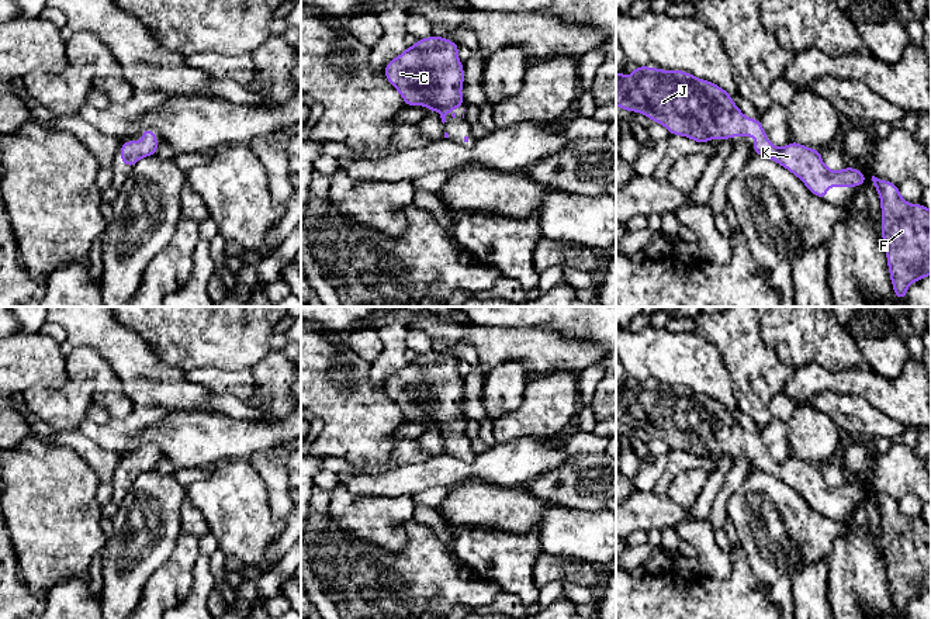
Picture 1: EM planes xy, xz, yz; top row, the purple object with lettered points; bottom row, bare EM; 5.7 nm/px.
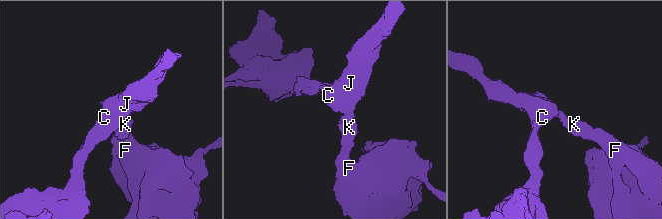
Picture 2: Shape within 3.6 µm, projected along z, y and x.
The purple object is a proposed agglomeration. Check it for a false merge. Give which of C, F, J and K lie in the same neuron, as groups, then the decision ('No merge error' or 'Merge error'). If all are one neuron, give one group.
Groups: C F J K. No merge error

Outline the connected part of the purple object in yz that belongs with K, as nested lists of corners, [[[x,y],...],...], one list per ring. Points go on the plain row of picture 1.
[[[634,381],[633,391],[616,387],[616,421],[636,426],[664,440],[671,450],[706,459],[714,453],[759,452],[751,461],[799,492],[816,512],[824,515],[828,502],[859,502],[866,491],[848,481],[830,485],[818,464],[792,456],[776,463],[768,456],[759,433],[748,433],[720,401],[685,385]]]

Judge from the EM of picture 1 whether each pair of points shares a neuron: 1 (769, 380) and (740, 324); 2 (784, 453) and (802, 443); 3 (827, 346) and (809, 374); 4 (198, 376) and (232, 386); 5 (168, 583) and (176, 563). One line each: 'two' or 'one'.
1: one
2: two
3: two
4: one
5: one

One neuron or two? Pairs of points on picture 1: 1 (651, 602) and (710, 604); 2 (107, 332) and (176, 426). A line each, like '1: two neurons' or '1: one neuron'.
1: one neuron
2: two neurons

